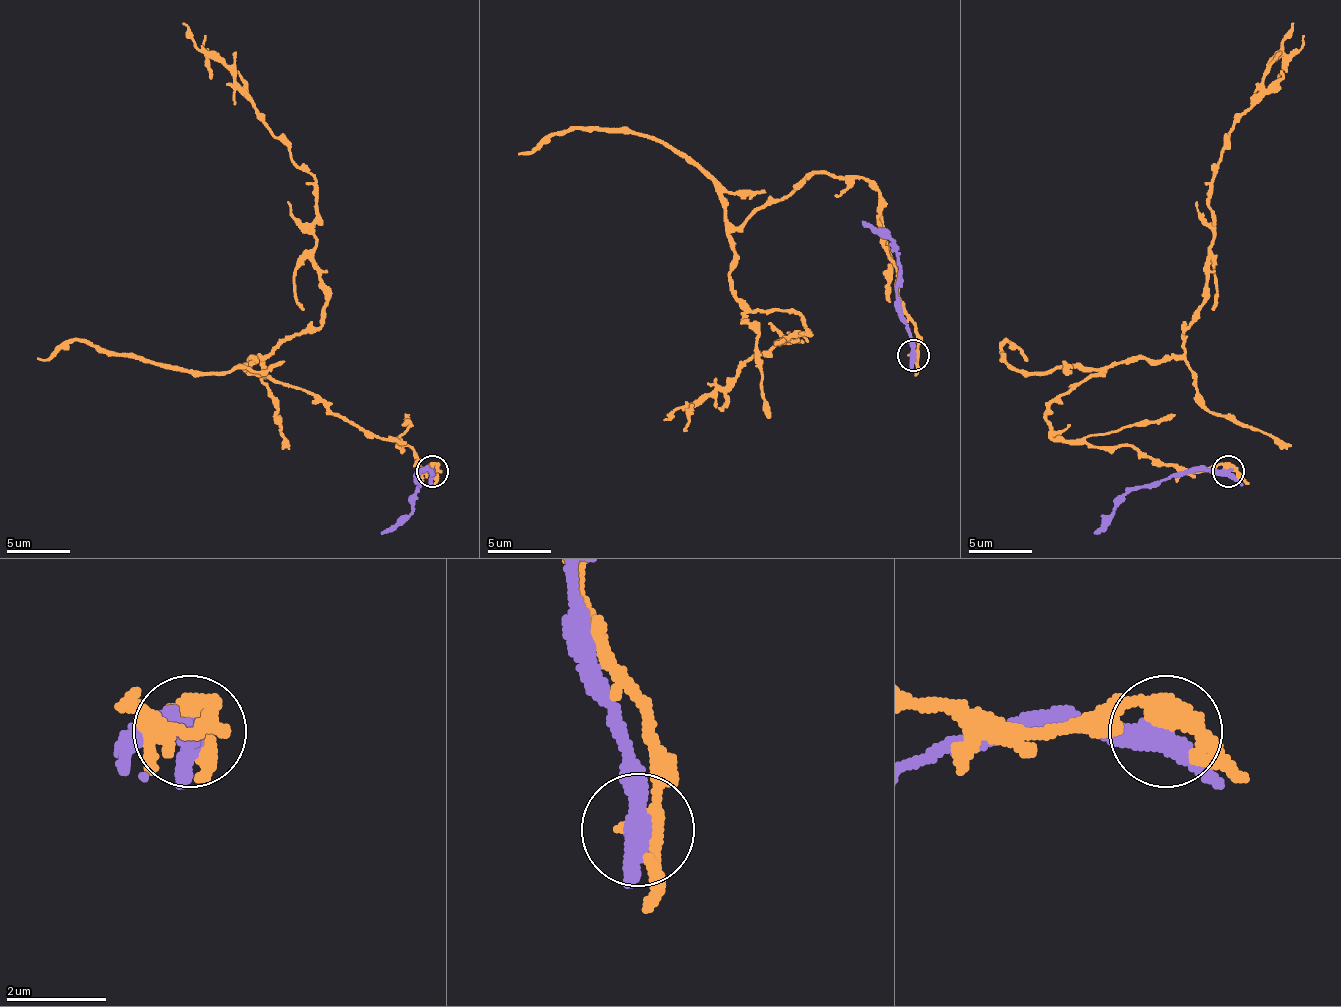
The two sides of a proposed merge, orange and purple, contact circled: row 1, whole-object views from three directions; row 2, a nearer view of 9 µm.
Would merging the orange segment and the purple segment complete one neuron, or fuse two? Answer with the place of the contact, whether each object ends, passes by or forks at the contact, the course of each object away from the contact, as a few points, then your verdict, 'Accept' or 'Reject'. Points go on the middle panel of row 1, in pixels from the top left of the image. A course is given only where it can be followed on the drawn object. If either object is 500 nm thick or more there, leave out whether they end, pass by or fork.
Place: (913, 355). At the ring orange passes by. At the ring purple passes by. Course of orange: (914, 354), (879, 193), (806, 174), (730, 234), (730, 288), (752, 310), (793, 310), (806, 332), (664, 421). Course of purple: (914, 354), (901, 301), (895, 244), (863, 222). Reject

